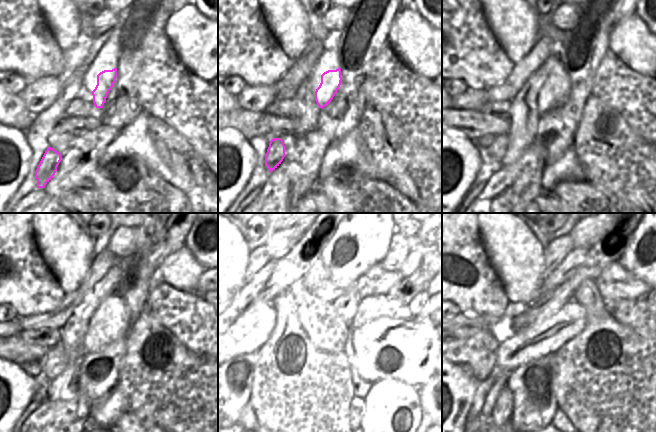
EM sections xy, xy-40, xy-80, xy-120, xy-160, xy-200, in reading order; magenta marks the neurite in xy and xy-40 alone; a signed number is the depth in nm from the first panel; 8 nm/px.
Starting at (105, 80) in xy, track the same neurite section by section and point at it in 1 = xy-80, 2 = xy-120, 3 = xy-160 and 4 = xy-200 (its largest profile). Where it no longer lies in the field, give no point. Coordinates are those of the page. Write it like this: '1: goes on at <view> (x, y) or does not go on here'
1: goes on at xy-80 (555, 90)
2: goes on at xy-120 (110, 322)
3: goes on at xy-160 (334, 325)
4: goes on at xy-200 (547, 334)

